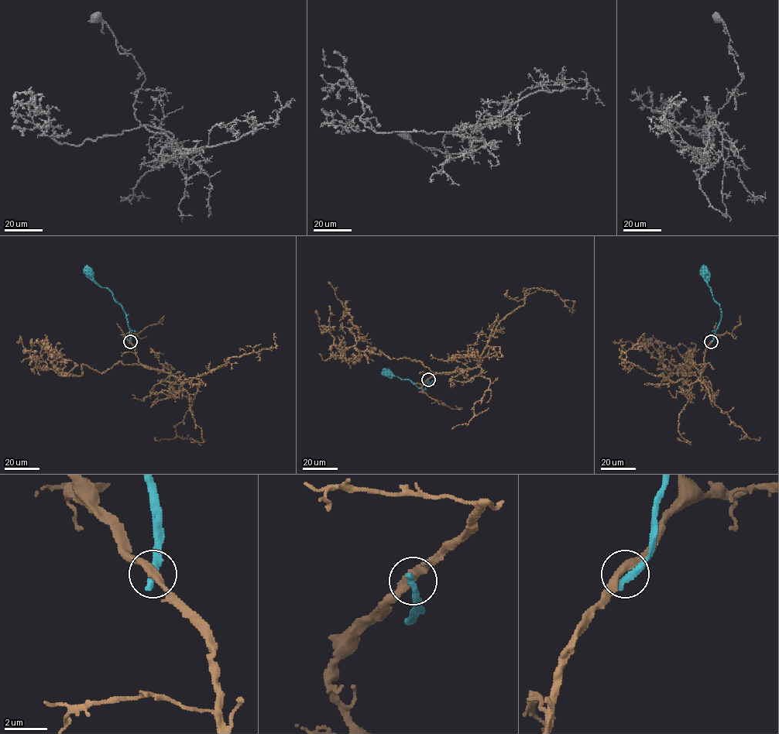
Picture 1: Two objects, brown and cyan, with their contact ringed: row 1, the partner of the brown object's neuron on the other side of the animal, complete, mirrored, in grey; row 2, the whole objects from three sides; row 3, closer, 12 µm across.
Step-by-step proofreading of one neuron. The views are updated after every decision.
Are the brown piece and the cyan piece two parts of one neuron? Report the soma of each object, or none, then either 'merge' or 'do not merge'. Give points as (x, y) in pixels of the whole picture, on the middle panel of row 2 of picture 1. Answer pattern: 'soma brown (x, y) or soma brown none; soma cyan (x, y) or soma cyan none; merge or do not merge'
soma brown none; soma cyan (386, 372); do not merge

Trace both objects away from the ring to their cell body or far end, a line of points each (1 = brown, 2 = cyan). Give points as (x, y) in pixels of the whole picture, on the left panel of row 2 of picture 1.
1: (129, 341), (145, 367), (170, 372), (182, 384), (225, 365), (231, 357), (274, 348), (273, 333)
2: (129, 341), (129, 328), (125, 312), (112, 293), (99, 286), (89, 272)

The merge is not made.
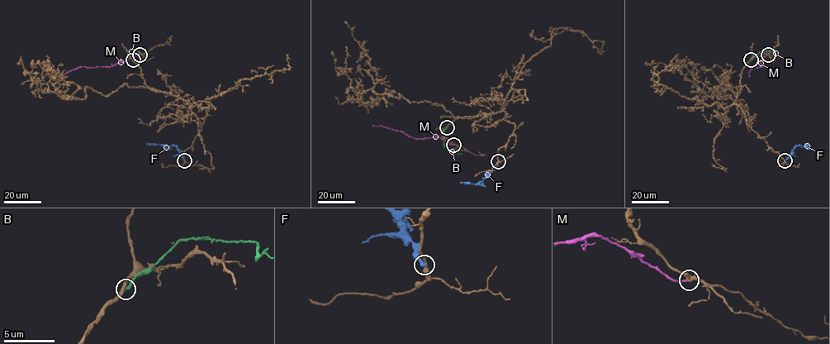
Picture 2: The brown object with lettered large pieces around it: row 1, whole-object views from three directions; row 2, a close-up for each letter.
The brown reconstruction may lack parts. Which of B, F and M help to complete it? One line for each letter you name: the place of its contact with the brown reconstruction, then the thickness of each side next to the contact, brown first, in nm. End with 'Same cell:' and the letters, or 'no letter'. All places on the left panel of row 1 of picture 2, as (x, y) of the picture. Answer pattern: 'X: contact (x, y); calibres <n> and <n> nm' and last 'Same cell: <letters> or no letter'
Same cell: no letter

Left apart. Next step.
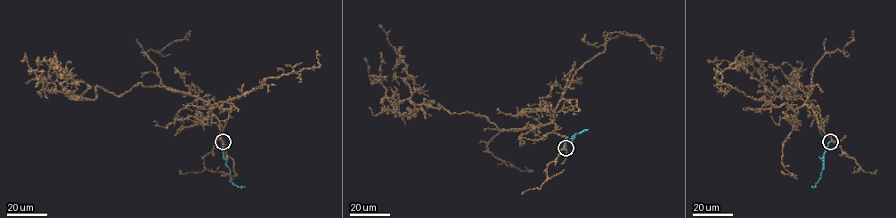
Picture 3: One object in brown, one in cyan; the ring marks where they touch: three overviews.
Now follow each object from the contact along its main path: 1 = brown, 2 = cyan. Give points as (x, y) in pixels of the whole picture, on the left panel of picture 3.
1: (223, 141), (193, 96), (140, 82), (69, 96), (63, 71), (36, 60)
2: (223, 141), (230, 180), (245, 187)

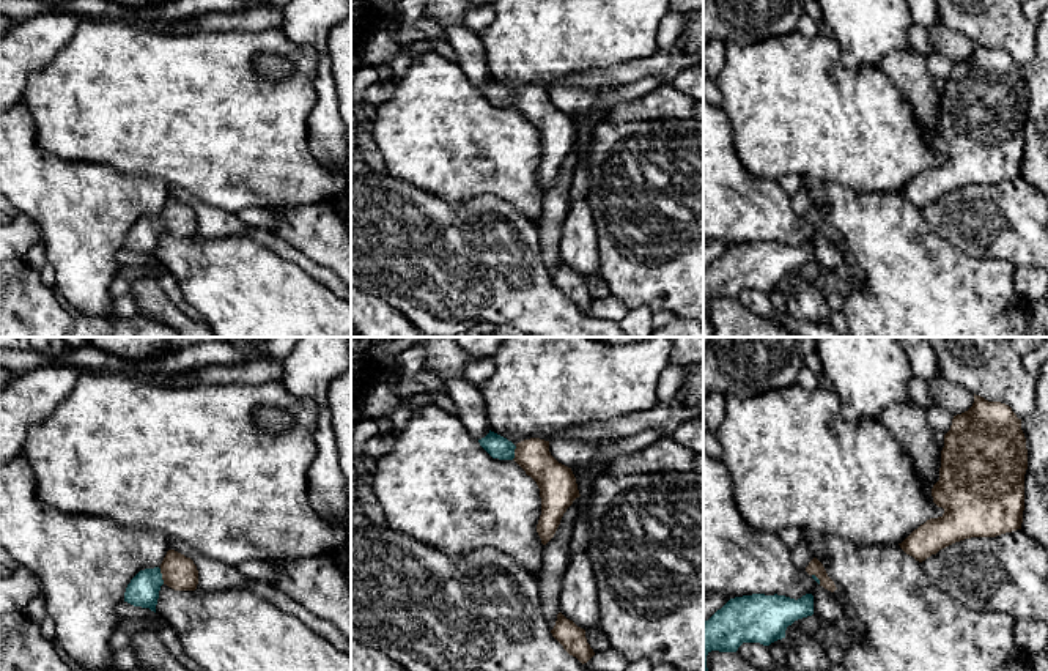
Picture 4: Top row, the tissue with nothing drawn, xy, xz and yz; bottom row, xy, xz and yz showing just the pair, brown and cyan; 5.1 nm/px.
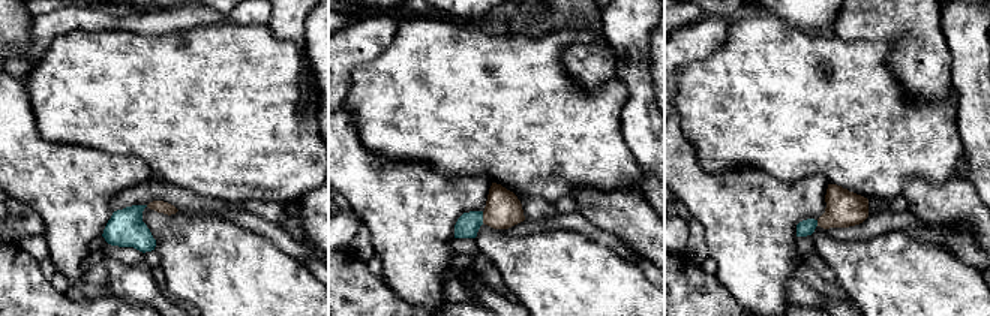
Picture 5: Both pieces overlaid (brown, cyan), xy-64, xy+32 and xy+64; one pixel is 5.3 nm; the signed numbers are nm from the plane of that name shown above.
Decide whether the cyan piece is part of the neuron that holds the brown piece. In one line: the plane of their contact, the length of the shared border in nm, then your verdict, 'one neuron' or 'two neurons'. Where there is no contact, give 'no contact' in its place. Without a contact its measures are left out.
contact in xy; length 80 nm; one neuron

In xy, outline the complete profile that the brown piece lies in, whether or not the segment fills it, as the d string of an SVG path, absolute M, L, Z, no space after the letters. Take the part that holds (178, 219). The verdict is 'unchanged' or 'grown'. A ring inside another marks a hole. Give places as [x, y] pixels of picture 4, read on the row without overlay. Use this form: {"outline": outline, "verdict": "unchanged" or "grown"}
{"outline": "M168 197L159 214L140 217L131 227L124 239L124 249L156 260L162 232L175 238L195 238L198 232L197 213L190 205Z", "verdict": "grown"}

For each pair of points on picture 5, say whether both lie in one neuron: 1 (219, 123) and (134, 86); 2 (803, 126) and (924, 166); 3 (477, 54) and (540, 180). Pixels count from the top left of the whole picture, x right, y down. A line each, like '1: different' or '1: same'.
1: same
2: same
3: same

